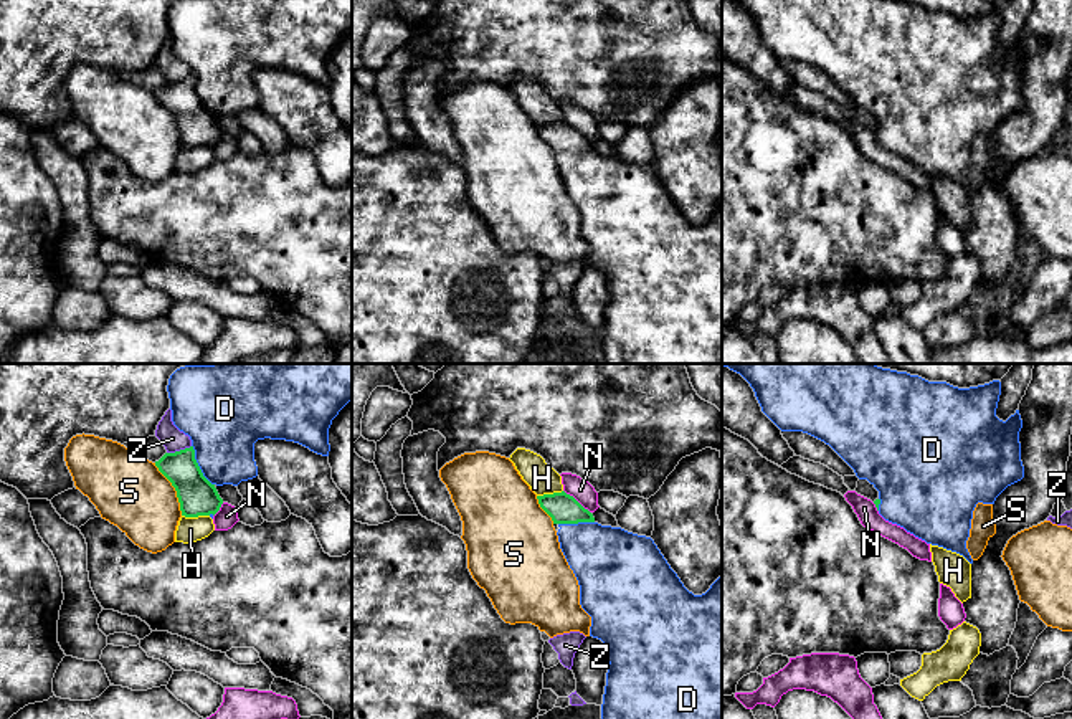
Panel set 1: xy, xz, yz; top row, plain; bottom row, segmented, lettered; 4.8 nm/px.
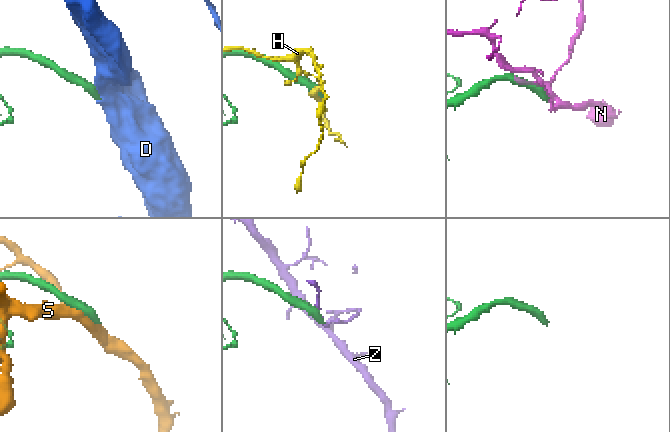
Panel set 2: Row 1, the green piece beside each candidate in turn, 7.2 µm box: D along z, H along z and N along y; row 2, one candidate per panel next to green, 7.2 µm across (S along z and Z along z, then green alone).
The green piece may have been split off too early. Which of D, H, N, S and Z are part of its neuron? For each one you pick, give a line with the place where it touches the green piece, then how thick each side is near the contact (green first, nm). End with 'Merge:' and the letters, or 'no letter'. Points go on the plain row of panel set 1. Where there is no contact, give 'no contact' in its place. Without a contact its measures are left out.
D: meets green in xy at (197, 95); 190 nm thick on the green side, 360 nm on the other
Merge: D

